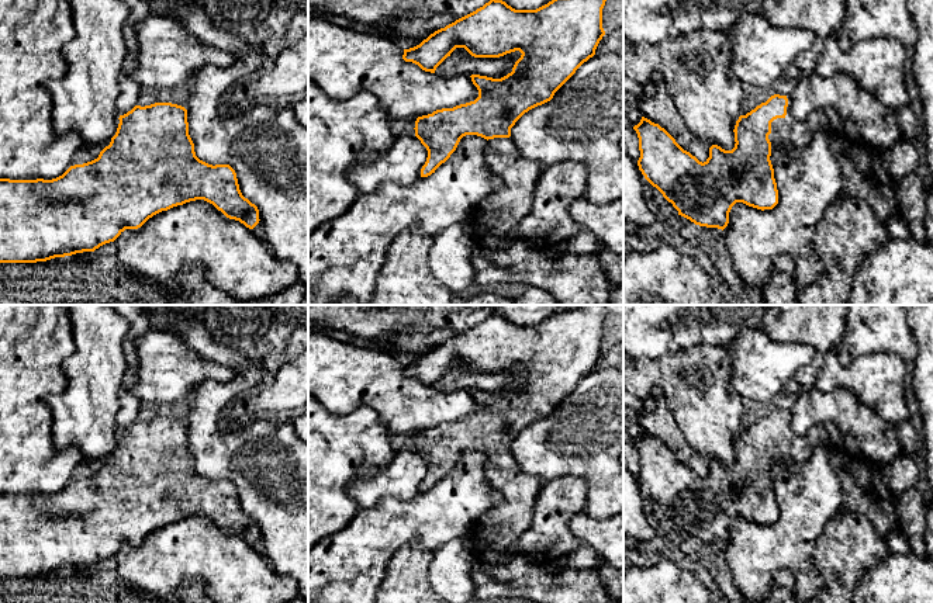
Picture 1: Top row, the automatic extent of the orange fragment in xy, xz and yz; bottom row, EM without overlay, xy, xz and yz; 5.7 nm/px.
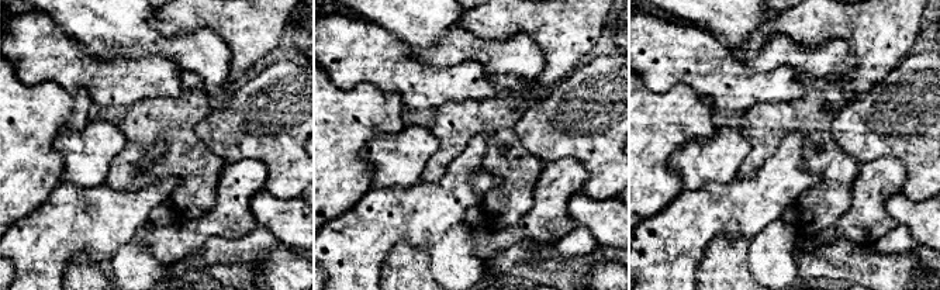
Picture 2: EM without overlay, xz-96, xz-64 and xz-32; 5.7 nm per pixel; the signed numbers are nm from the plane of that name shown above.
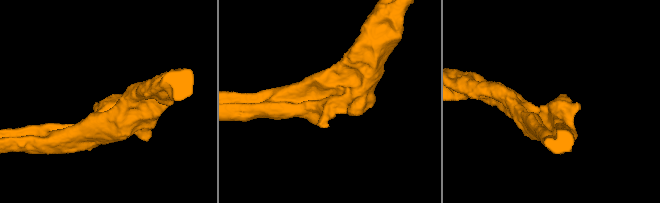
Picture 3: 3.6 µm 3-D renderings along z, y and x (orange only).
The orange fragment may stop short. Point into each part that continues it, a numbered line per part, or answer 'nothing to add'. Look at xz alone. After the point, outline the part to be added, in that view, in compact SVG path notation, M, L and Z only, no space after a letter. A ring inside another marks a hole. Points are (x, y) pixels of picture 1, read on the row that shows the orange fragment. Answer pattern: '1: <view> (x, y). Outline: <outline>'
1: xz (494, 219). Outline: M511 138L488 139L484 160L504 184L471 211L471 231L478 249L498 250L515 240L511 235L531 212L535 187L545 167L525 159Z

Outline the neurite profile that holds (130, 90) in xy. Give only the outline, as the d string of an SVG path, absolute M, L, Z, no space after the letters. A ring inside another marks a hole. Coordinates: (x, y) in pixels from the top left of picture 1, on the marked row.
M121 0L129 7L129 15L122 27L122 37L127 45L127 55L124 59L124 67L118 82L120 96L117 98L117 110L120 115L131 111L139 98L141 86L137 84L131 76L137 60L138 42L135 37L135 24L152 13L146 0Z

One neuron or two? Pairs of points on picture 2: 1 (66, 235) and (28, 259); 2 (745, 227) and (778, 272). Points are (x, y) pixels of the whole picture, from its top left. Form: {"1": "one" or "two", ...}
{"1": "one", "2": "two"}

